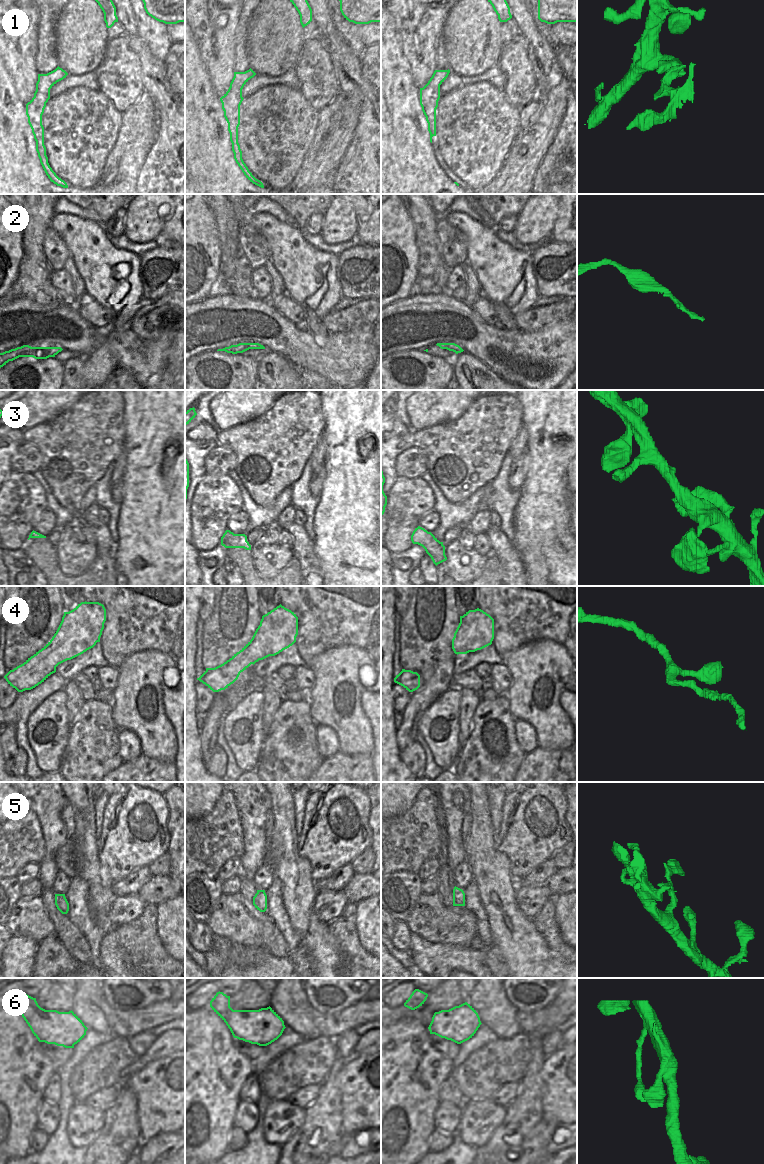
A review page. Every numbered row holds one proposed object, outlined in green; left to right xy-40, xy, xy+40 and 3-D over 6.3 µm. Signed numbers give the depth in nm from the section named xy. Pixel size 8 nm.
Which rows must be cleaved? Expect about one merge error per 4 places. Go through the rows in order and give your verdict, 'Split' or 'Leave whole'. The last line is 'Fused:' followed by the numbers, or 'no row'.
1: Leave whole
2: Leave whole
3: Leave whole
4: Leave whole
5: Leave whole
6: Leave whole
Fused: no row

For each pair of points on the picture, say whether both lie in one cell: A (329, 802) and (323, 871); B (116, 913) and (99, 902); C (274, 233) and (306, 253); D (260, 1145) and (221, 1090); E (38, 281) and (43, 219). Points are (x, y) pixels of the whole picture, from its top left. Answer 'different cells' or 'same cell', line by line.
A: same cell
B: different cells
C: same cell
D: different cells
E: same cell

